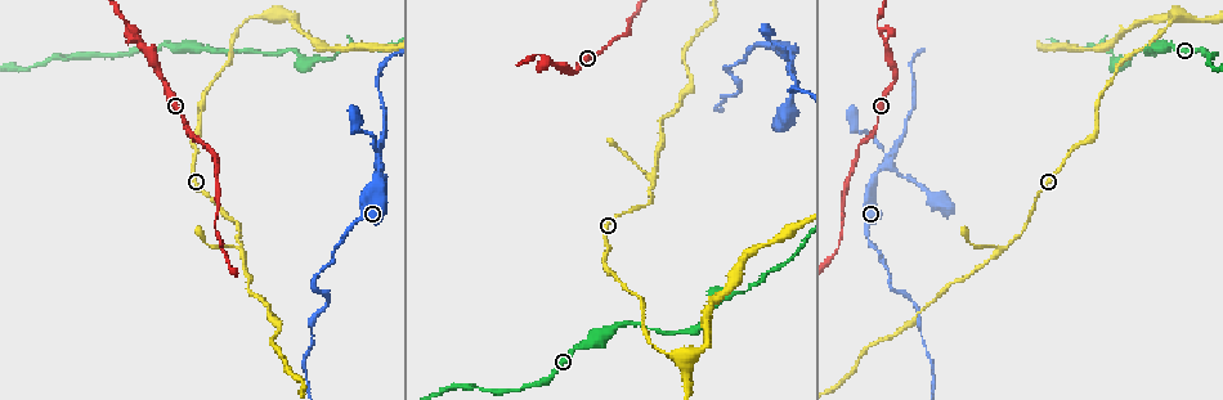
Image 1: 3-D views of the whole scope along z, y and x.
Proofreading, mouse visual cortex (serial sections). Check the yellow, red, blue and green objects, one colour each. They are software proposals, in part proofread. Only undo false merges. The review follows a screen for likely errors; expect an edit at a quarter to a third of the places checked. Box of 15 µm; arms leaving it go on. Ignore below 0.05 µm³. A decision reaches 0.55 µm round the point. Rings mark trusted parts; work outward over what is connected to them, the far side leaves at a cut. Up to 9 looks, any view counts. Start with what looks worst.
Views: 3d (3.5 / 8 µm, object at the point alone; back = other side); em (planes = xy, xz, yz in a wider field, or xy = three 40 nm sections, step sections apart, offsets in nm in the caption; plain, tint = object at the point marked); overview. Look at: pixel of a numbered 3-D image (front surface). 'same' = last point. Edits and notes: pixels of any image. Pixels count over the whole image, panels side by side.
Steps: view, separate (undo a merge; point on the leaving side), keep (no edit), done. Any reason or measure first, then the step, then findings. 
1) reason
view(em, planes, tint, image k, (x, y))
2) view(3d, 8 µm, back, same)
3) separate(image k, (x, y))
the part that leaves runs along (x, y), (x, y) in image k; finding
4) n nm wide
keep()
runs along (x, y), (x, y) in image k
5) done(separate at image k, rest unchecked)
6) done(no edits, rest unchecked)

four-way junction
view(3d, 3.5 µm, image 1, (378, 163))

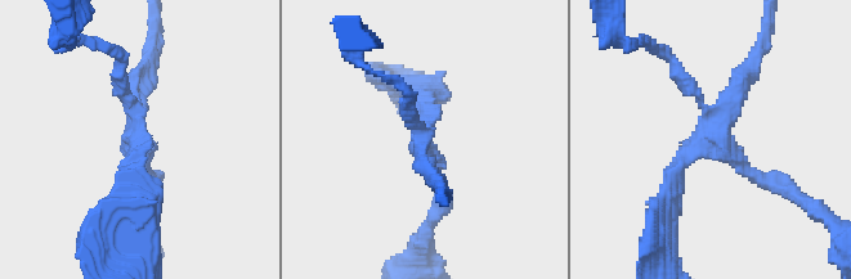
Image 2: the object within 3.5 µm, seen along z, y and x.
4 arms; arms of 150, 150, 200, 300 nm; now the EM
view(em, xy, step 5, tint, image 2, (423, 129))

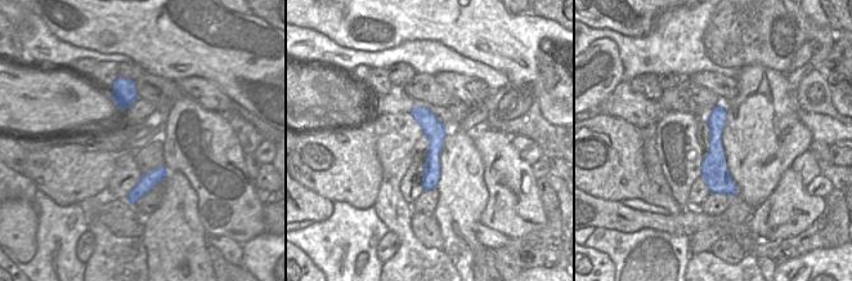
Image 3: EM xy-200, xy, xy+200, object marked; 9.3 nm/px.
view(em, planes, tint, same)

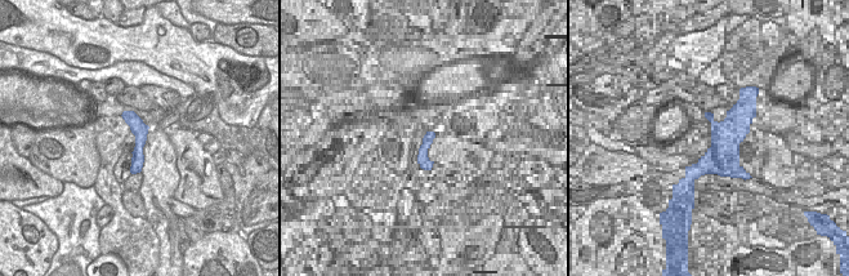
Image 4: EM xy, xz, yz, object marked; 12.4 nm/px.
keep()
runs along (126, 114), (139, 129), (133, 169) in image 4; all the same cell

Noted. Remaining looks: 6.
two arms in line, one across
view(3d, 3.5 µm, image 1, (242, 246))

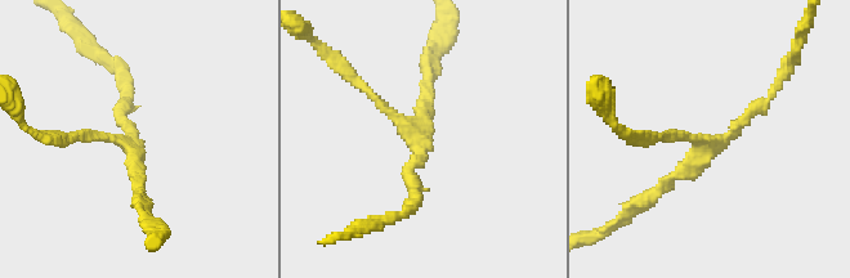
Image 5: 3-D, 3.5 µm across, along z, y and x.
3 arms; arms of 100, 150, 150 nm; shape alone is not enough
view(em, xy, step 5, tint, image 5, (423, 145))

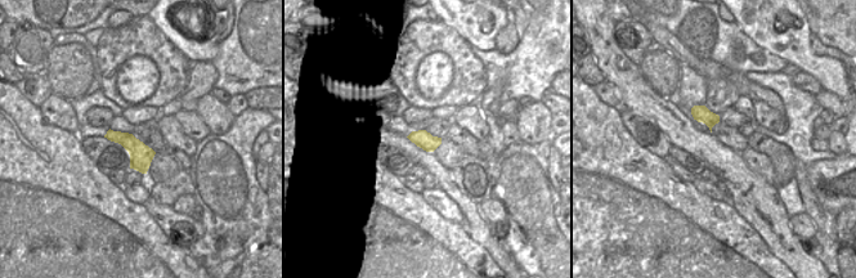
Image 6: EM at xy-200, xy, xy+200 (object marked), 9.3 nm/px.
160 nm wide
keep()
runs along (775, 86), (733, 134), (653, 193) in image 5; one cell here

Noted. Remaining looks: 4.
sharp bend
view(3d, 8 µm, image 1, (315, 287))

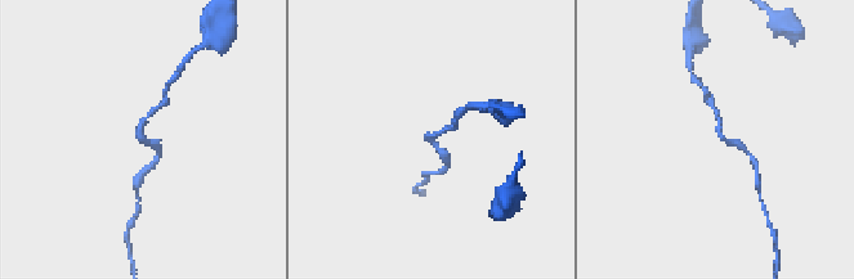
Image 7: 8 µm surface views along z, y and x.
view(em, planes, tint, image 7, (428, 136))

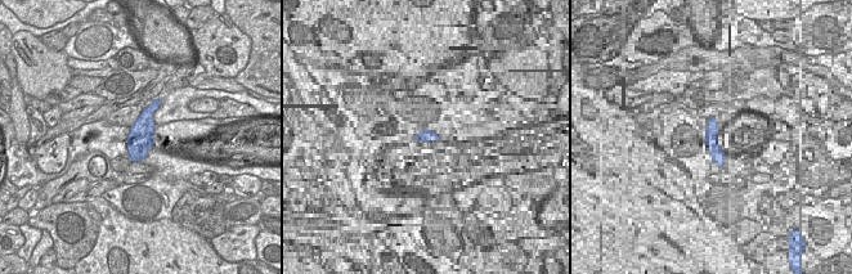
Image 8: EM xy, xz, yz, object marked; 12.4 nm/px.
keep()
runs along (712, 107), (723, 140), (747, 152) in image 7; continuous, no second cell

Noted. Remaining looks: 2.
a fork
view(3d, 3.5 µm, image 1, (887, 41))

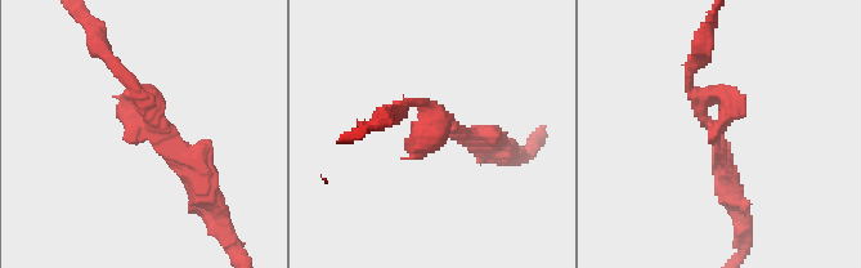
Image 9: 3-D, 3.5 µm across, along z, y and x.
view(em, xy, step 5, tint, image 9, (160, 134))

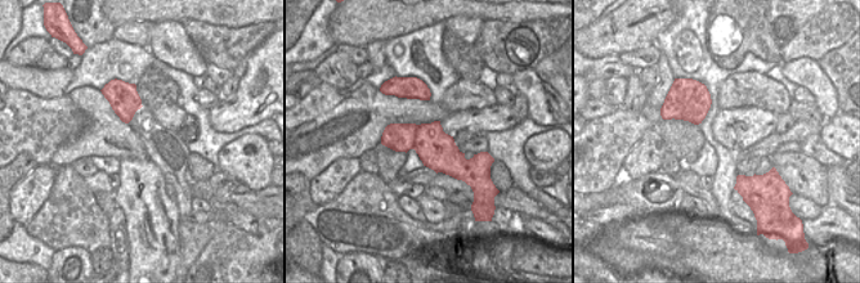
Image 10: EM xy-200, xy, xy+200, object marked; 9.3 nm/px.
keep()
all the same cell

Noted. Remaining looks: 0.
done(no edits, rest unchecked)

